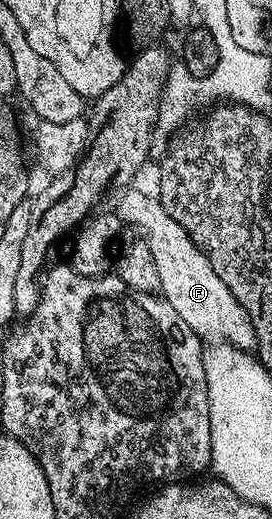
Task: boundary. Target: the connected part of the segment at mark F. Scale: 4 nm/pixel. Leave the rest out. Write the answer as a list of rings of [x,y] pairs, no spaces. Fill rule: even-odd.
[[[128,190],[120,198],[118,213],[121,223],[130,225],[147,238],[150,256],[154,256],[154,268],[158,268],[159,293],[190,324],[190,328],[201,340],[219,340],[229,346],[248,352],[256,345],[256,333],[248,313],[242,304],[222,284],[218,272],[210,268],[210,260],[190,240],[186,228],[162,208],[159,197],[143,194],[140,190]]]

